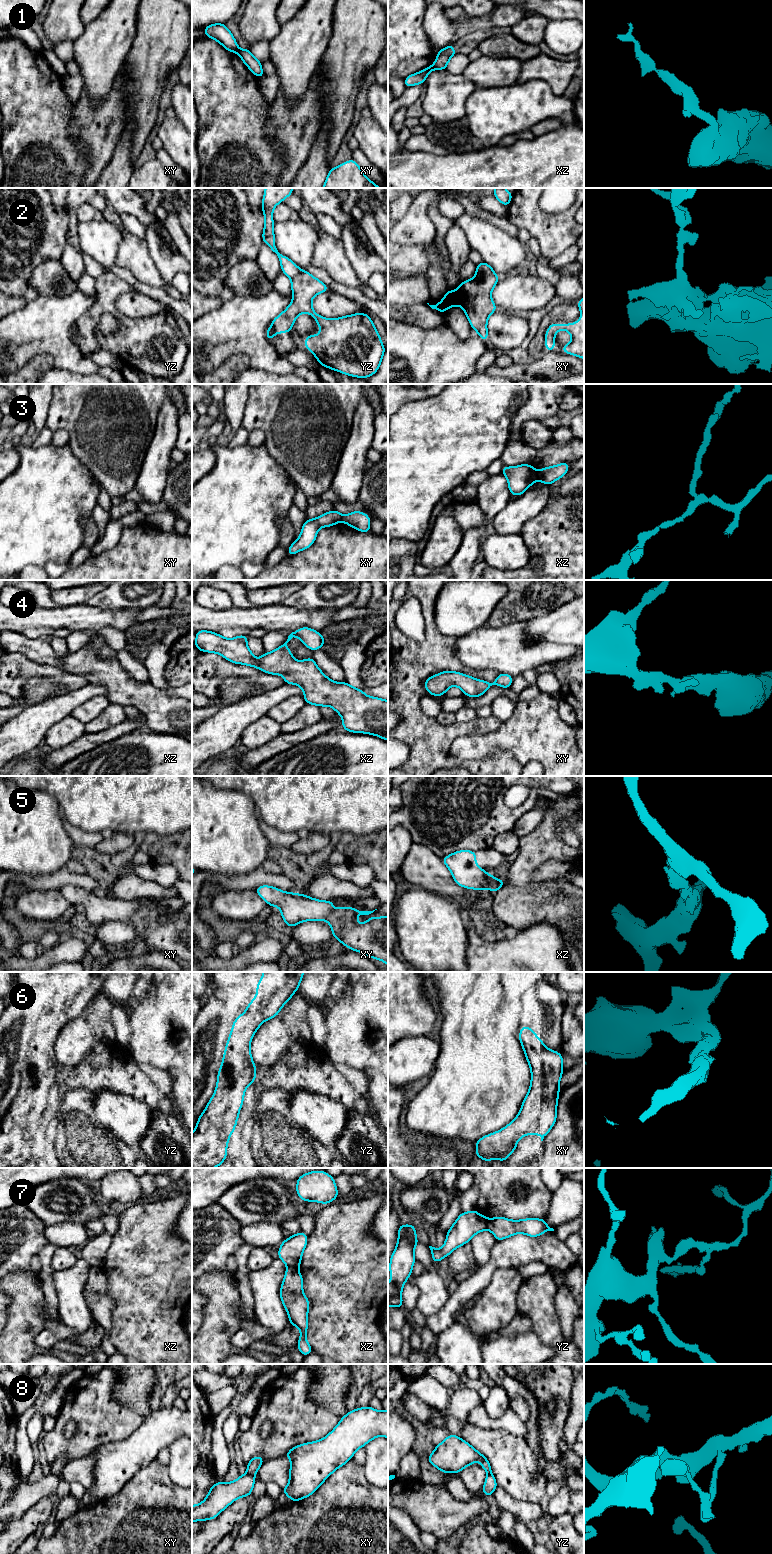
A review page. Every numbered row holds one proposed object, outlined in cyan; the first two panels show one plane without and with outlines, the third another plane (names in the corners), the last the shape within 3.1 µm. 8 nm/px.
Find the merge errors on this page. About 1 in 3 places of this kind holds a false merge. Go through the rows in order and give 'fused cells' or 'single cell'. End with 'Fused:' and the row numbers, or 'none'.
1: fused cells
2: fused cells
3: fused cells
4: single cell
5: single cell
6: single cell
7: fused cells
8: fused cells
Fused: 1, 2, 3, 7, 8

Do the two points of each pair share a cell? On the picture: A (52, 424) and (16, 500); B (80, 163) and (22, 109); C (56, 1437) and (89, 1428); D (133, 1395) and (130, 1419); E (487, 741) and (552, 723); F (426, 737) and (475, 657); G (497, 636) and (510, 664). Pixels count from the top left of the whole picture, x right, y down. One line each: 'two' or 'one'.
A: two
B: one
C: one
D: two
E: one
F: two
G: one

